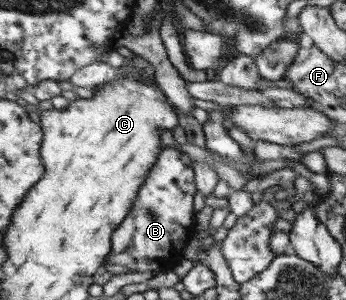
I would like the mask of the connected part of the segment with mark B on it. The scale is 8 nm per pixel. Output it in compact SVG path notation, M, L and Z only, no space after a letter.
M163 146L157 164L139 190L139 198L112 238L113 253L105 267L111 274L145 270L172 270L184 257L185 242L192 240L197 193L196 170L189 154L179 148Z

